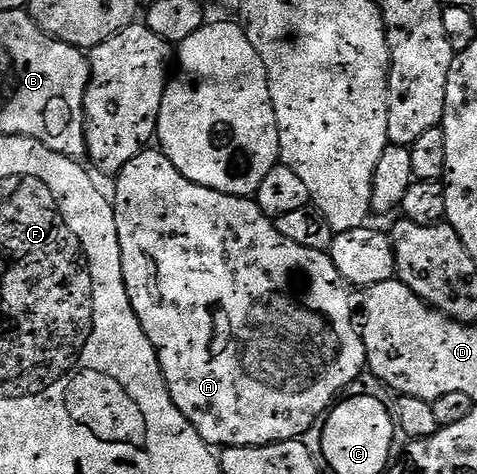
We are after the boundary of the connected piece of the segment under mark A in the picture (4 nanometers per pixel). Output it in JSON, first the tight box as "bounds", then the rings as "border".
{"bounds":[113,149,367,448],"border":[[[145,149],[121,169],[115,183],[113,206],[117,221],[117,237],[121,245],[121,265],[125,289],[141,321],[141,329],[149,337],[159,354],[159,364],[167,382],[173,405],[181,409],[183,416],[201,433],[201,437],[212,448],[264,447],[270,443],[284,443],[290,439],[302,440],[303,434],[328,414],[335,398],[341,394],[354,379],[365,371],[367,354],[360,328],[351,320],[351,295],[349,284],[337,273],[330,254],[317,249],[305,249],[305,245],[296,245],[289,237],[277,233],[274,222],[250,198],[242,195],[226,195],[208,187],[189,181],[169,161],[162,150]]]}

